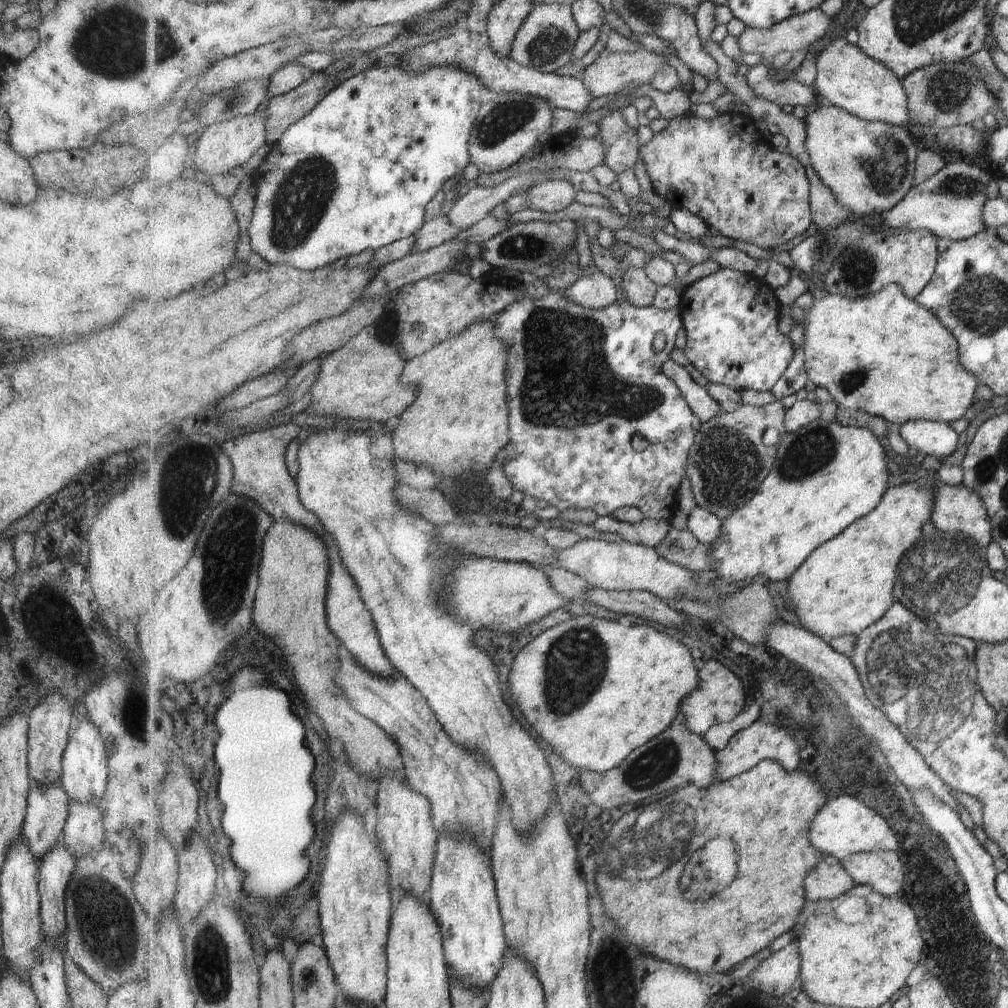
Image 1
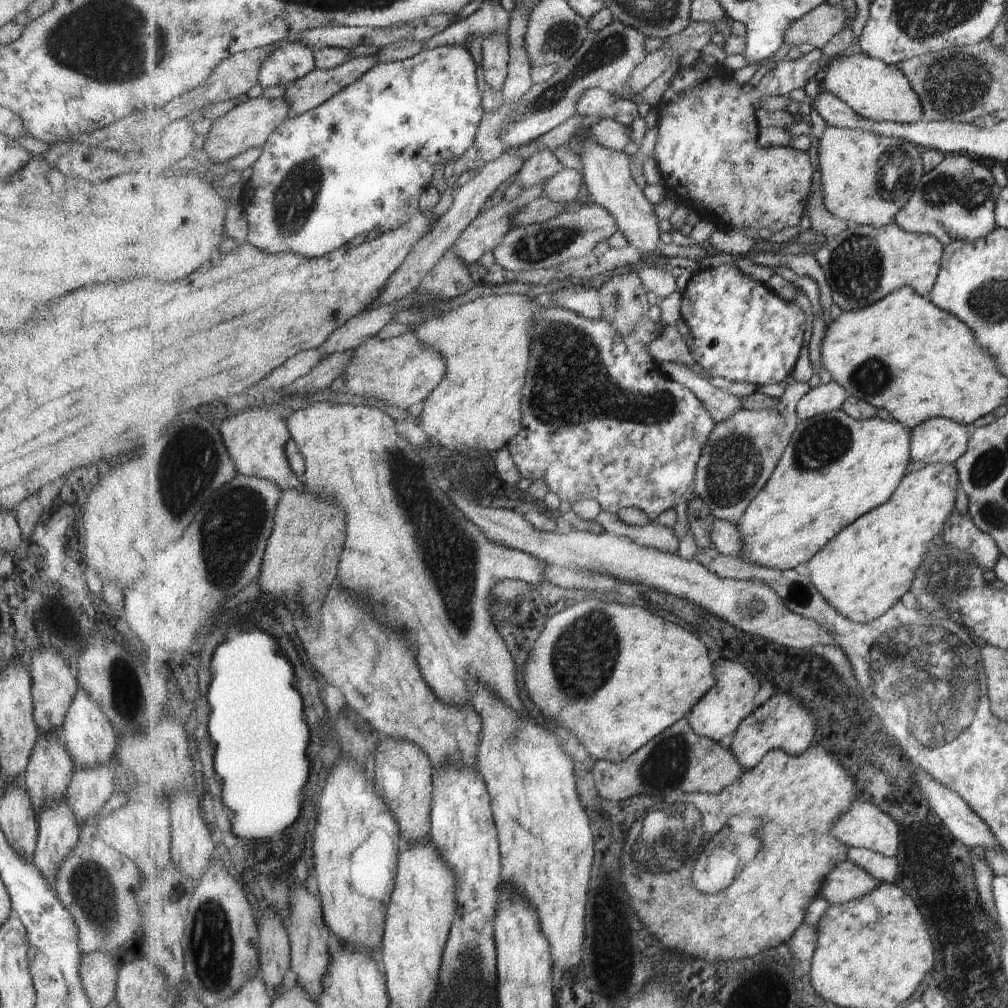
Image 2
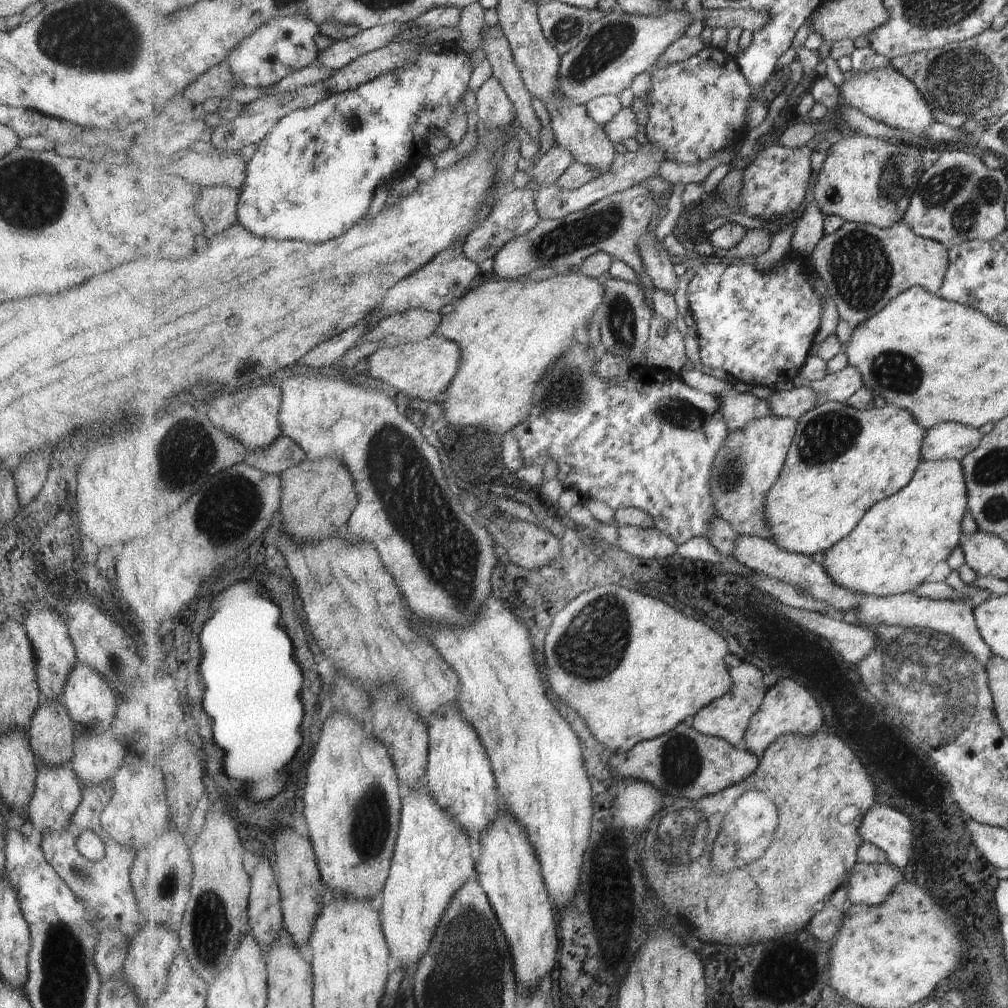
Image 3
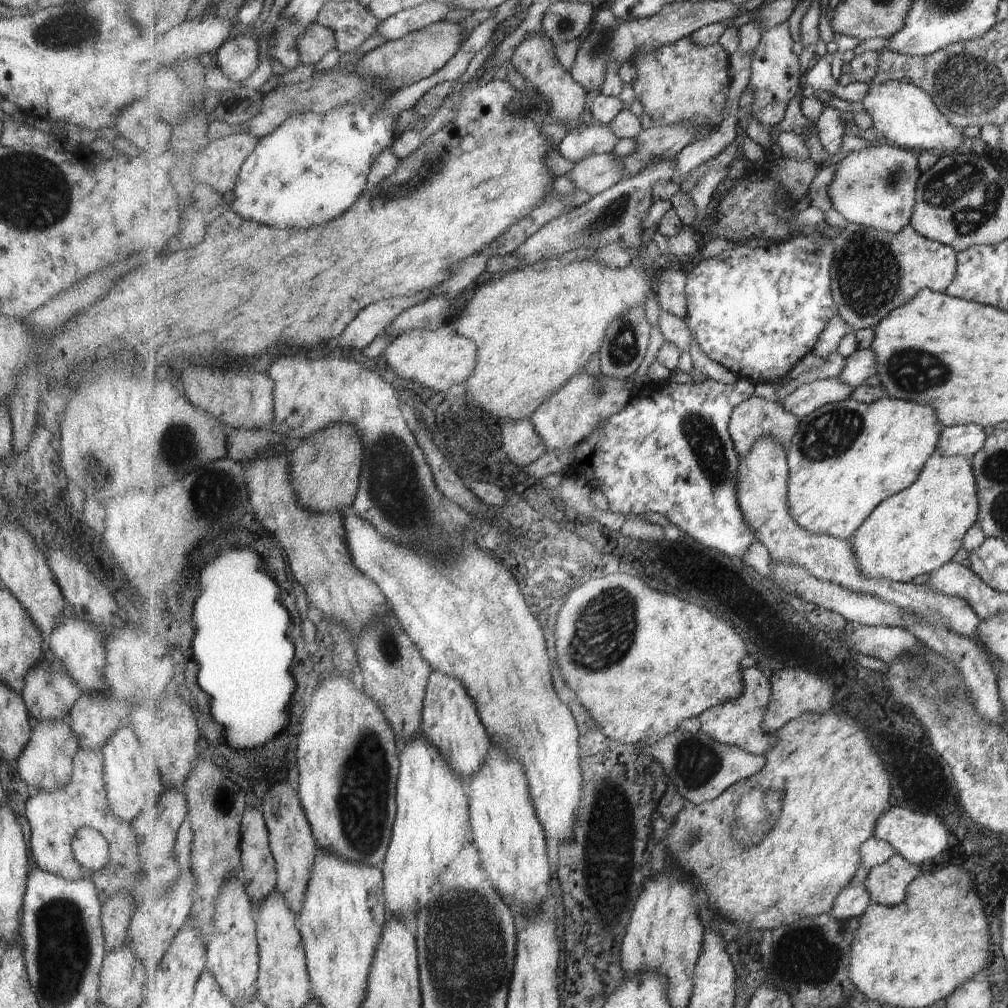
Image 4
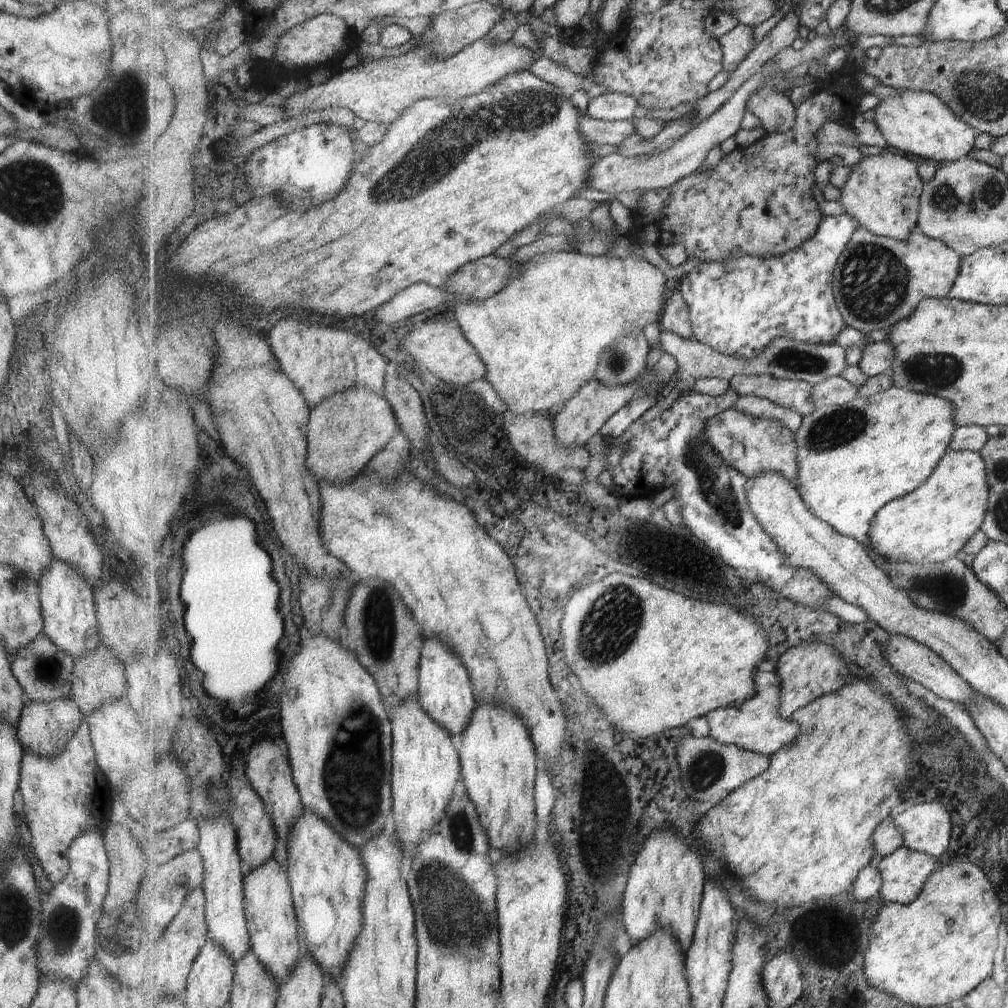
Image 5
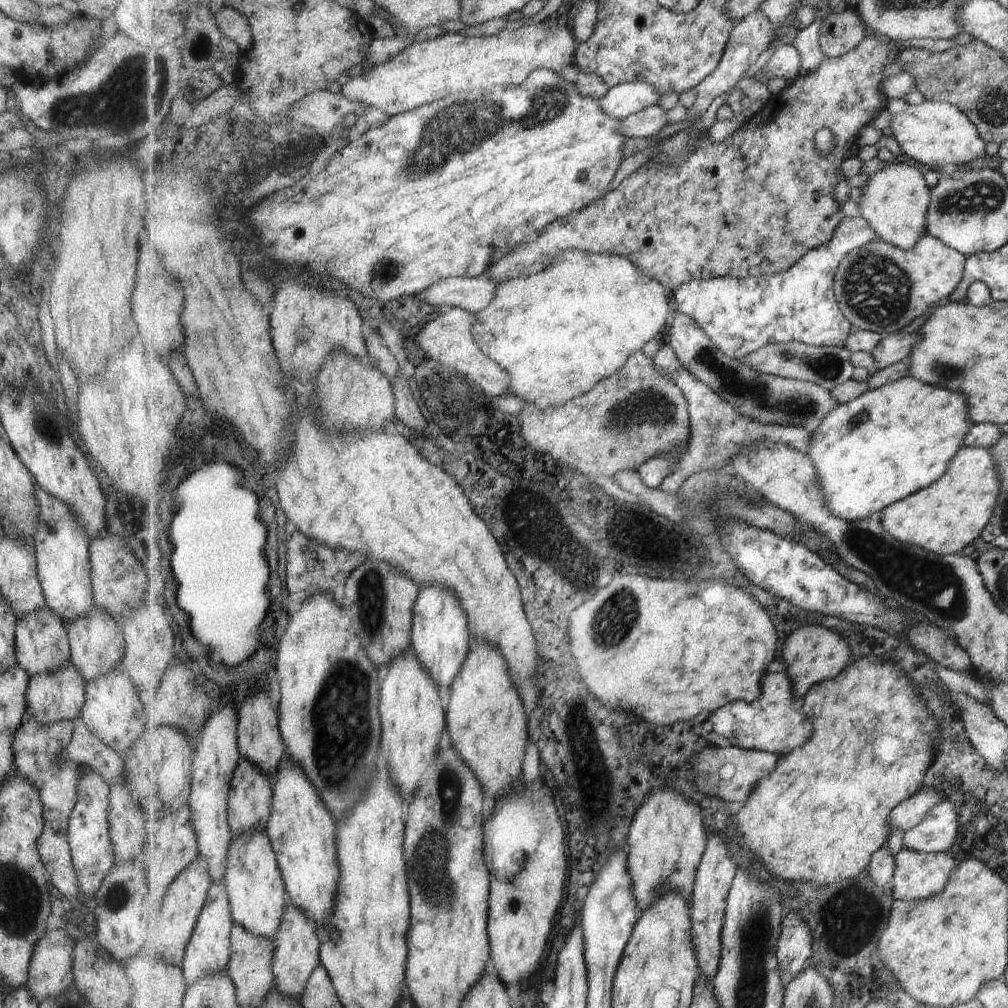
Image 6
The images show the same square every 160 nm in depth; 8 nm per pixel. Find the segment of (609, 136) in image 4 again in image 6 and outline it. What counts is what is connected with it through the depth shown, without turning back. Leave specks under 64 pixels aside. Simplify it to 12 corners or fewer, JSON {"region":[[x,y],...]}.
{"region":[[655,105],[621,121],[619,134],[649,138],[669,125]]}

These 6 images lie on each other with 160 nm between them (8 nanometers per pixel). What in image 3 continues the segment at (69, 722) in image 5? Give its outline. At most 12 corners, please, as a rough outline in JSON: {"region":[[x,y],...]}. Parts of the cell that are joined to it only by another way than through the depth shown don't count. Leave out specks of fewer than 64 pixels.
{"region":[[69,762],[37,764],[26,811],[35,832],[56,833],[79,804]]}

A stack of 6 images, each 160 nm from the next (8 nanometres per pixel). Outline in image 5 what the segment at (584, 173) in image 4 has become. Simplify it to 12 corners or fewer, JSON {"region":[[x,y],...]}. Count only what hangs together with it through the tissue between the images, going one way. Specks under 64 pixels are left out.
{"region":[[767,64],[667,150],[605,151],[588,186],[611,195],[664,189],[697,173],[713,147],[742,128]]}

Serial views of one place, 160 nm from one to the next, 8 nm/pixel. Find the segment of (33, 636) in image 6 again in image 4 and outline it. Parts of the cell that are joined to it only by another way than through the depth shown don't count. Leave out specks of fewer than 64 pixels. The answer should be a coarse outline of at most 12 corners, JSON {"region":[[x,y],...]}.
{"region":[[50,650],[20,692],[31,726],[61,721],[80,697]]}

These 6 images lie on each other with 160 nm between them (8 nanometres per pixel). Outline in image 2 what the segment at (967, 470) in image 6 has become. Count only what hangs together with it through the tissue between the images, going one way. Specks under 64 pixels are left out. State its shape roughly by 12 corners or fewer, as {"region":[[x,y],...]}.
{"region":[[953,465],[907,474],[807,564],[867,624],[910,592],[953,510]]}

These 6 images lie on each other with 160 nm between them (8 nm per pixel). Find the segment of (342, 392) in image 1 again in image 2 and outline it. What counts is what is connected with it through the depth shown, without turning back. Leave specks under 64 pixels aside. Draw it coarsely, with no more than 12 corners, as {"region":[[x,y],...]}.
{"region":[[412,330],[367,338],[344,371],[347,396],[425,402],[447,362]]}

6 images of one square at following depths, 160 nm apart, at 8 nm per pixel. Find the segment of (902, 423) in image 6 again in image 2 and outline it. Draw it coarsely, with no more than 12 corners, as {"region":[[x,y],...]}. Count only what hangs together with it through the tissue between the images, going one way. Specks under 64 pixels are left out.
{"region":[[801,421],[741,524],[741,559],[816,557],[889,502],[913,434]]}

